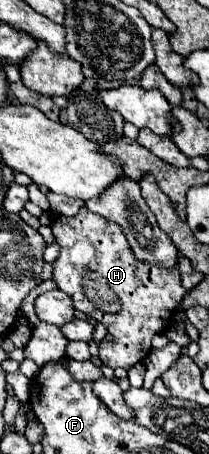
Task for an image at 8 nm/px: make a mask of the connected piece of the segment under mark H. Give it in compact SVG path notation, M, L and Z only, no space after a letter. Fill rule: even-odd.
M85 206L75 216L53 218L51 230L53 230L55 240L61 246L61 254L53 264L55 266L53 280L57 282L59 290L63 290L71 296L77 310L81 310L87 316L95 318L97 322L105 324L109 334L115 336L113 342L99 344L101 362L111 368L129 370L137 362L145 360L151 350L151 338L169 326L171 316L177 310L177 304L185 294L185 290L181 286L179 270L175 266L171 270L159 270L159 266L147 266L145 262L139 262L139 258L135 258L135 254L131 254L131 246L127 244L121 228L117 224L105 220L103 216L87 210Z

